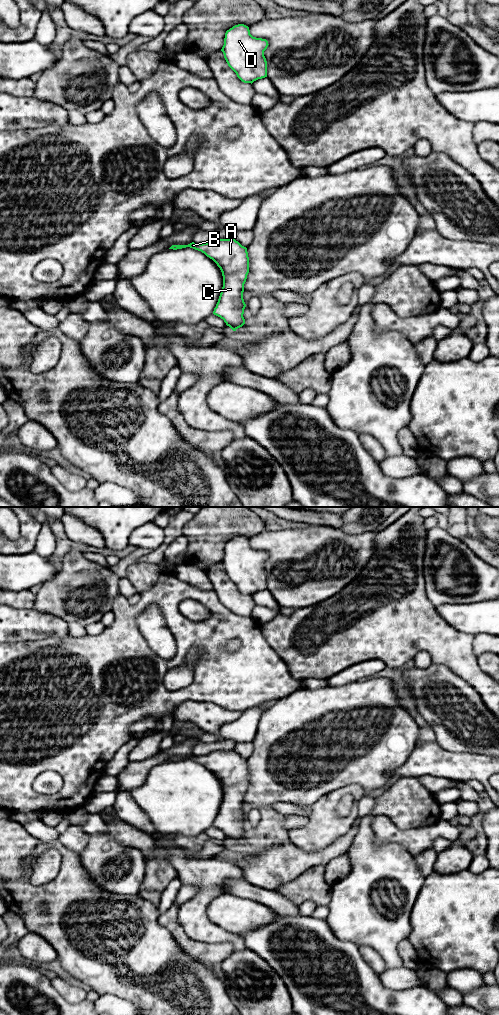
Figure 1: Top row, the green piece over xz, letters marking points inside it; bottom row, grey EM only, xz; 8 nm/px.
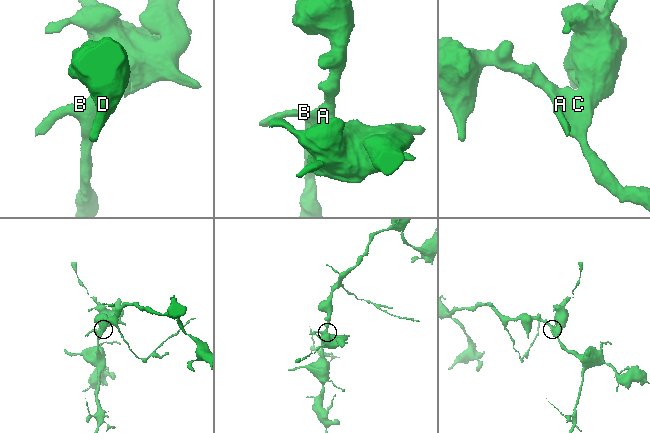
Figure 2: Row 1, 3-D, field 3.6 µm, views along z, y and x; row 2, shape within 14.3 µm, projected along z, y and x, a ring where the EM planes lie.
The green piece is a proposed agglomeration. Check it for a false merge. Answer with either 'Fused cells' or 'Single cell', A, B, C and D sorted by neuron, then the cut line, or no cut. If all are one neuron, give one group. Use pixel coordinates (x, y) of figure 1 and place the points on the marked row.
Single cell. Groups: A B C D. No split

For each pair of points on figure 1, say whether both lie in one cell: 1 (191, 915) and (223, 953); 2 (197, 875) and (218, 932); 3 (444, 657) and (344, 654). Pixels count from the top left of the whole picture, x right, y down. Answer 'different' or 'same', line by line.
1: different
2: same
3: same

